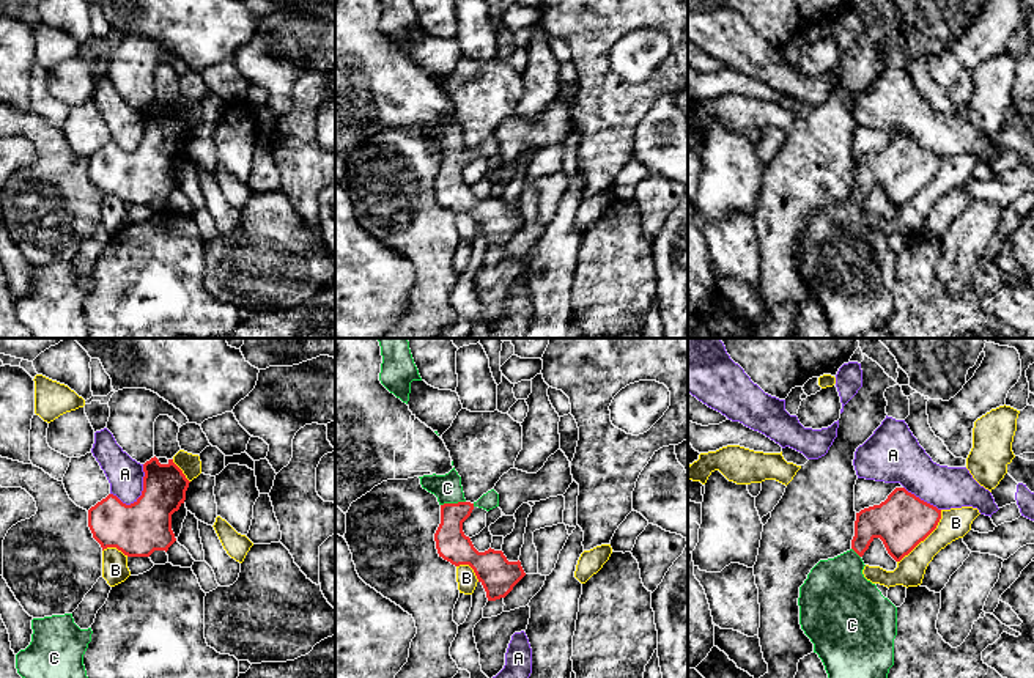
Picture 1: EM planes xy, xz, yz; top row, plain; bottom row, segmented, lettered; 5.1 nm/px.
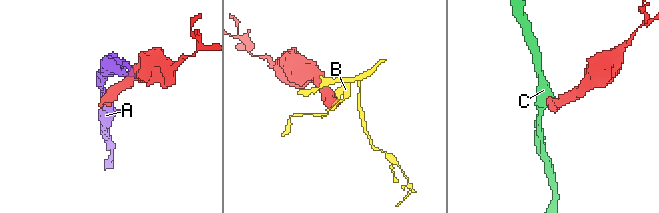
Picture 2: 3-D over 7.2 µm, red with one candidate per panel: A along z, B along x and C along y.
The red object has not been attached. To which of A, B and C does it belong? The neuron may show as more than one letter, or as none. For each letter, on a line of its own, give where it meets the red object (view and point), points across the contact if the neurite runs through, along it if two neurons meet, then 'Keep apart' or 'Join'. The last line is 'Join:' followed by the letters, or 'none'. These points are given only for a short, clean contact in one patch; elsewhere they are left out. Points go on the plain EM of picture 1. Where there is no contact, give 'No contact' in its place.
A: Touches red at xy (142, 142). Keep apart
B: Touches red at yz (924, 186). Keep apart
C: Touches red at xz (452, 151). Path across: xz (452, 192), (452, 151), (447, 136). Join
Join: C

